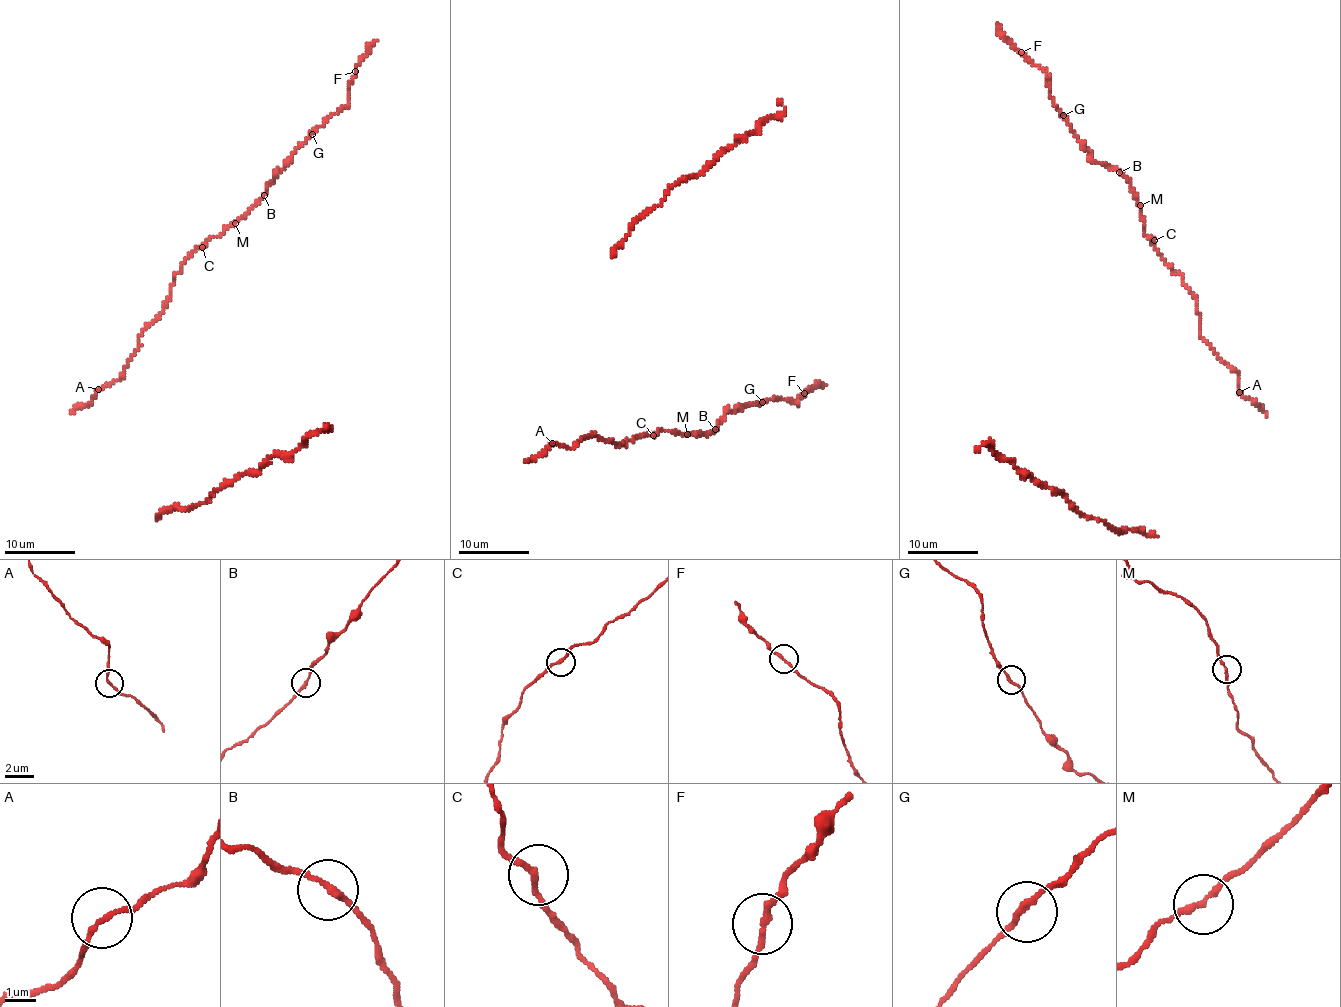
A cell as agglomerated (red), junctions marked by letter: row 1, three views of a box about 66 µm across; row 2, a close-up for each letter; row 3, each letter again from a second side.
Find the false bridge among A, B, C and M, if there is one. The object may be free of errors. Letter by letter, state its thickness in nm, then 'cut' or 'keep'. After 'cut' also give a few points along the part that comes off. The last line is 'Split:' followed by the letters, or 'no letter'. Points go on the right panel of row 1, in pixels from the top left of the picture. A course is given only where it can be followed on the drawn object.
A: 160 nm | keep
B: 180 nm | keep
C: 190 nm | keep
M: 190 nm | keep
Split: no letter

